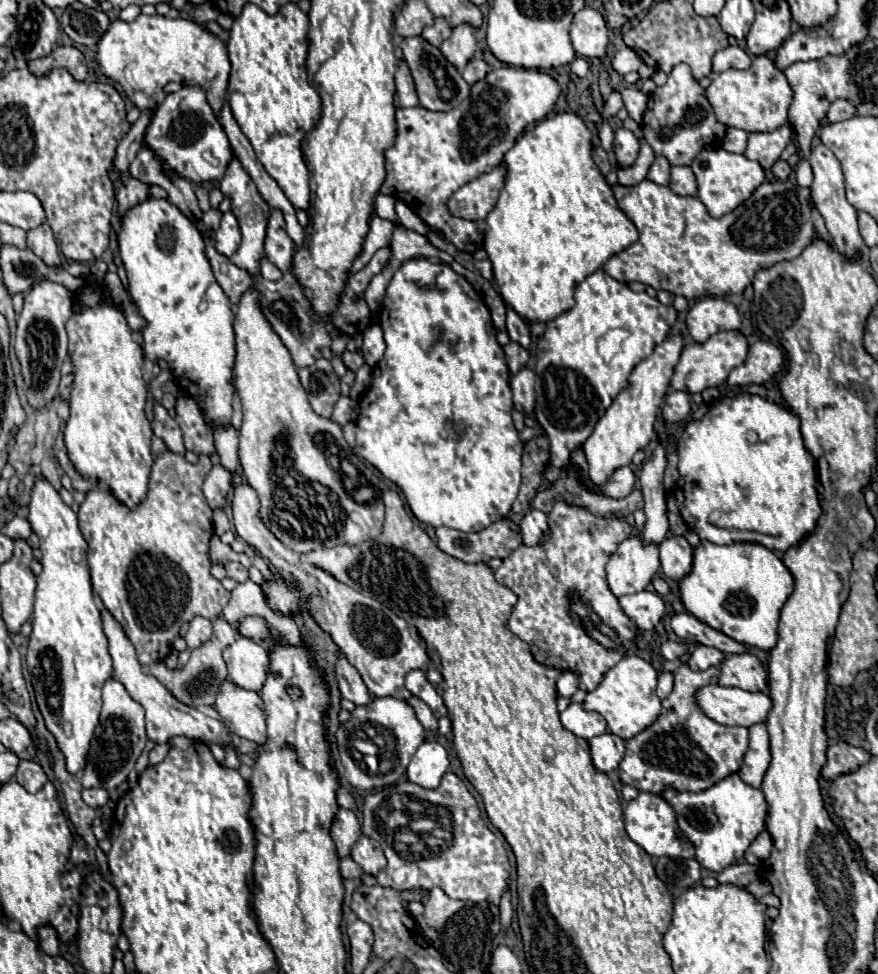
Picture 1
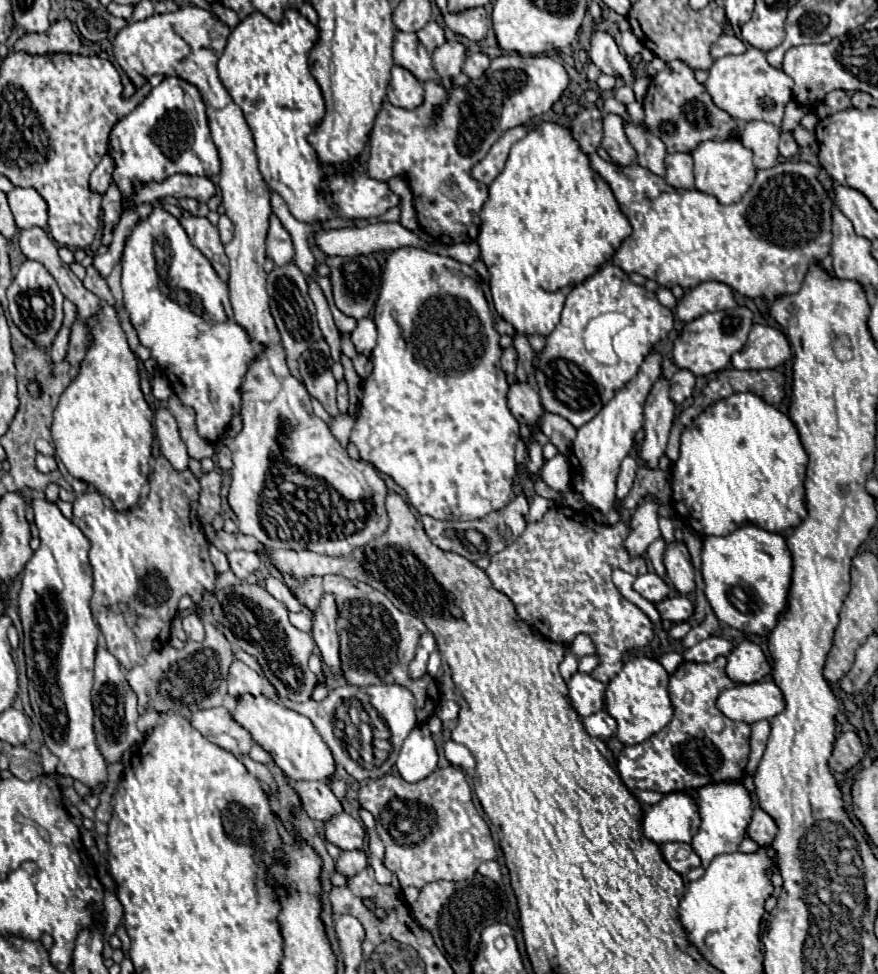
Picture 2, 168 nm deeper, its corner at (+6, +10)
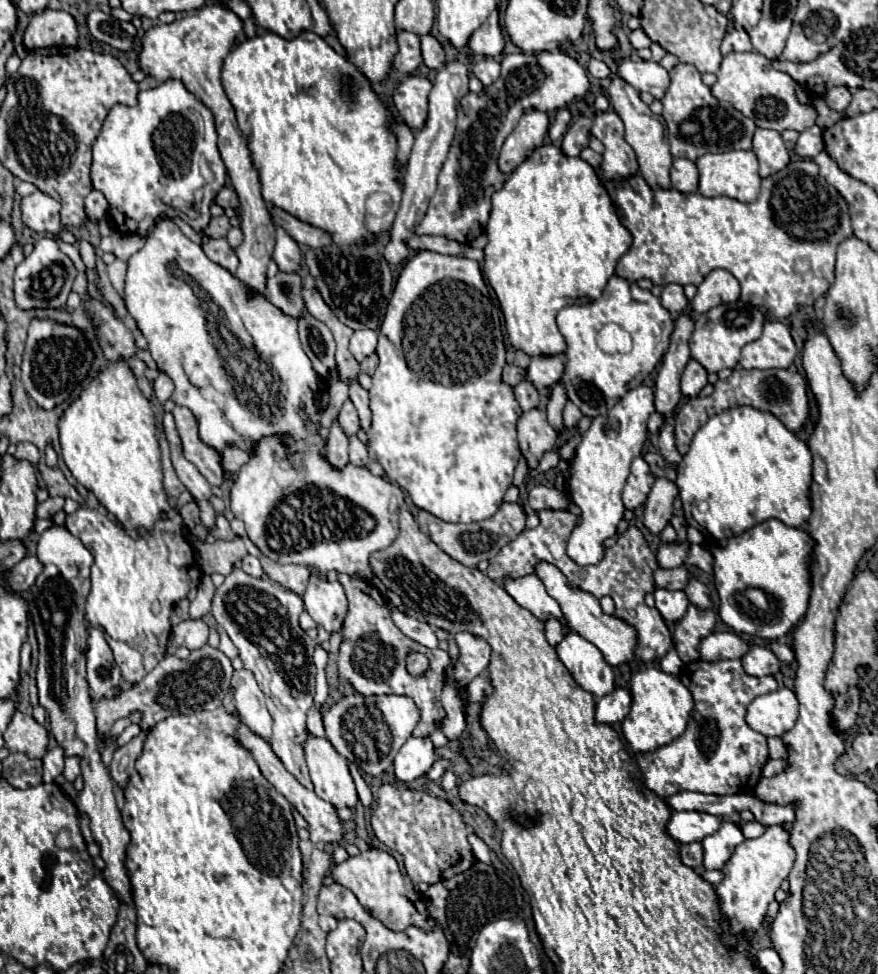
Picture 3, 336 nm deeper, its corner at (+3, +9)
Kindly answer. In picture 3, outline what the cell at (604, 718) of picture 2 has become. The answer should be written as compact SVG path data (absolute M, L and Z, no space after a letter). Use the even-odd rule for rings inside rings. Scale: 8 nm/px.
M625 687L615 689L613 693L601 697L595 707L595 721L605 725L615 725L629 715L629 693Z

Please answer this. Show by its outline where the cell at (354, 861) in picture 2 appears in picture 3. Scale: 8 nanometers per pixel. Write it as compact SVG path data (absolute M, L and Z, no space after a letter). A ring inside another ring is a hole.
M367 849L355 857L349 857L347 861L333 867L333 879L353 891L363 909L391 931L401 931L409 925L417 925L421 929L431 929L437 925L437 921L429 917L421 895L415 893L411 879L407 875L401 875L397 861L385 851Z

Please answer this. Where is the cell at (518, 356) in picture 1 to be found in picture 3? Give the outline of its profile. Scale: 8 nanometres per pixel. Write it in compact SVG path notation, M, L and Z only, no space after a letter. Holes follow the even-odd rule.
M505 365L503 367L503 381L509 383L511 387L517 385L517 381L521 381L523 375L525 375L523 367L517 367L517 365Z

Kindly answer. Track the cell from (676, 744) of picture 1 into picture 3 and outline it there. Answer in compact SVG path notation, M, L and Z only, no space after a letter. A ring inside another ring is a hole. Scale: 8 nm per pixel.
M723 659L723 661L695 661L683 665L679 673L681 683L691 691L695 707L691 711L691 719L687 729L681 737L671 741L669 745L657 747L649 753L637 753L637 765L643 775L643 785L659 795L661 799L671 797L679 791L699 791L699 793L713 793L713 795L733 795L733 793L751 793L761 777L761 767L767 761L767 739L765 735L753 731L745 723L745 705L759 697L761 693L769 693L777 689L777 681L773 677L749 677L739 659Z

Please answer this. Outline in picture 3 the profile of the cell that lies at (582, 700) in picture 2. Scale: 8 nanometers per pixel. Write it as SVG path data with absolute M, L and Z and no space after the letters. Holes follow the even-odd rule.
M565 635L557 645L557 653L577 685L591 695L601 699L615 689L611 665L605 663L601 651L581 635Z

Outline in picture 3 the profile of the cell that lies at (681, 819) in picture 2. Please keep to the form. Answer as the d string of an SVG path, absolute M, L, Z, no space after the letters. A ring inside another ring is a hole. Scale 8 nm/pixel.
M673 811L667 823L667 835L677 843L703 841L707 835L713 835L719 829L721 821L709 813L697 811Z

